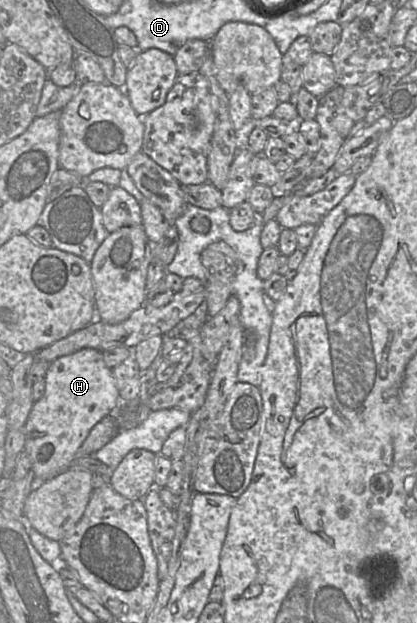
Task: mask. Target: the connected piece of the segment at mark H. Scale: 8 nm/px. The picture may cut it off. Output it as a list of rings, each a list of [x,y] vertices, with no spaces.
[[[83,348],[52,361],[45,375],[44,395],[33,403],[23,431],[25,433],[23,451],[26,451],[31,459],[37,482],[44,482],[68,469],[79,455],[79,449],[91,429],[102,418],[118,411],[120,402],[119,389],[116,386],[112,369],[104,362],[103,351]]]

